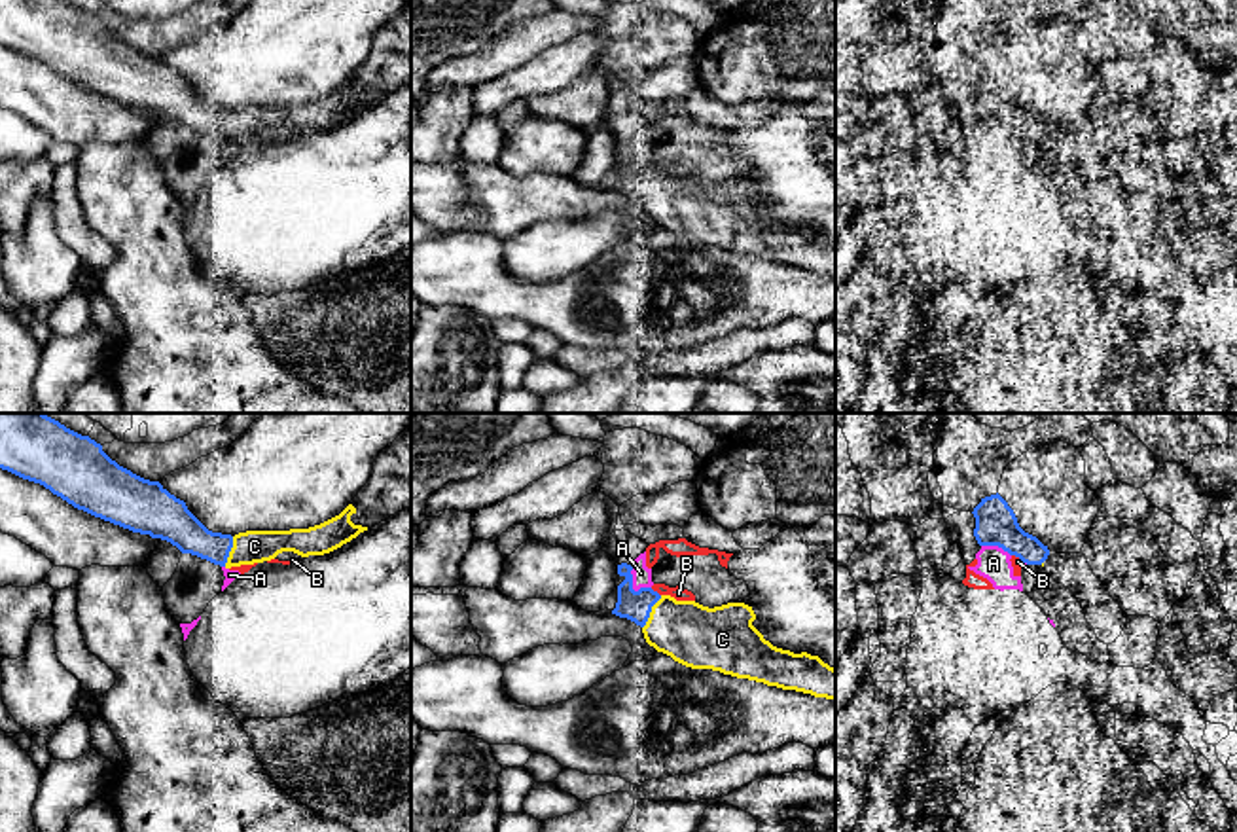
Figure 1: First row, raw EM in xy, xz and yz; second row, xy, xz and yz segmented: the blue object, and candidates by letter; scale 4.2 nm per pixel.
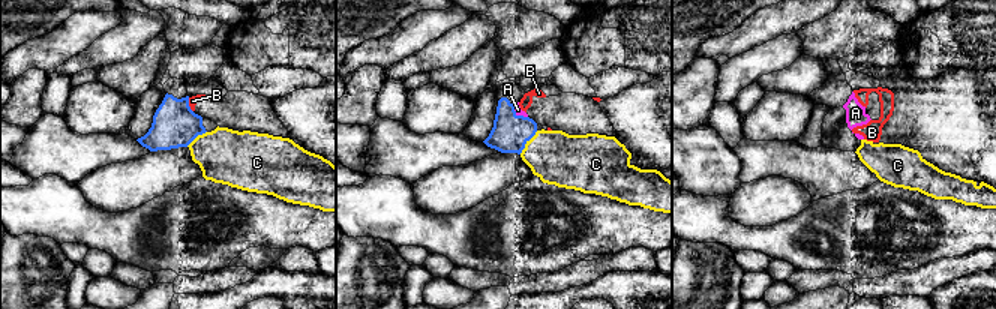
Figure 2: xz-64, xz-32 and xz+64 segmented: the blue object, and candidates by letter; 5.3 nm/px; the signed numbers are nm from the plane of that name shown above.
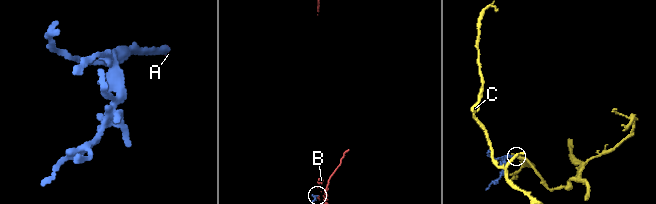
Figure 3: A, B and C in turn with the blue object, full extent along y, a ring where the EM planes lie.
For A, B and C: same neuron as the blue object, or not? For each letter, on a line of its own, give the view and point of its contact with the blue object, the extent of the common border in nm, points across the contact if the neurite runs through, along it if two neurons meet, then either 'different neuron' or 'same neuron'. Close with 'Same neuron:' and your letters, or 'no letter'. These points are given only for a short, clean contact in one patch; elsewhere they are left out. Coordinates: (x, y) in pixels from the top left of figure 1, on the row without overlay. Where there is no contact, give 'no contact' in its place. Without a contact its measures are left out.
A: contact xz (631, 162); length 130 nm; different neuron
B: contact xz (656, 167); length 60 nm; different neuron
C: contact xz (650, 186); length 170 nm; same neuron
Same neuron: C

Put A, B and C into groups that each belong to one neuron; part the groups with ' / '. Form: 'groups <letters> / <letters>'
groups A / B / C

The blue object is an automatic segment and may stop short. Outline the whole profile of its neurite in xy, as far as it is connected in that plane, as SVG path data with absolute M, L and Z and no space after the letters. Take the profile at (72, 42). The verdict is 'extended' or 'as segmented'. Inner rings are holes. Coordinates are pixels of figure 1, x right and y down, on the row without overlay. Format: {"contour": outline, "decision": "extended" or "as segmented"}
{"contour": "M0 0L0 44L44 61L78 85L133 108L167 116L182 129L225 144L271 136L282 127L301 133L324 131L368 106L350 97L356 83L349 80L339 91L309 104L246 106L235 112L212 108L188 85L184 76L170 70L159 57L144 55L119 42L102 27L100 19L64 0Z", "decision": "extended"}

